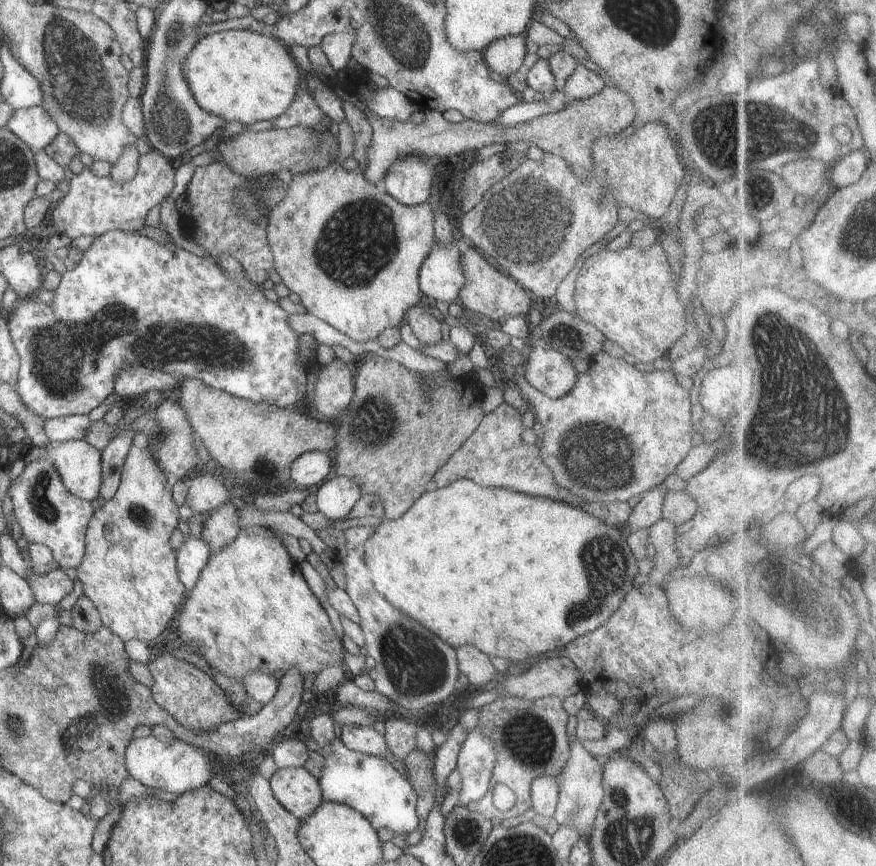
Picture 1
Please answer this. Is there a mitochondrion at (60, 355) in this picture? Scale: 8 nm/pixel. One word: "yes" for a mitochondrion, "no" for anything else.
yes

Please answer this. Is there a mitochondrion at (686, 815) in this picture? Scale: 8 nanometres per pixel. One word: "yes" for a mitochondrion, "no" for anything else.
no

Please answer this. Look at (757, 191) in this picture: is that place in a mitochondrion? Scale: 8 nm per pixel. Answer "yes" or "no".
yes

